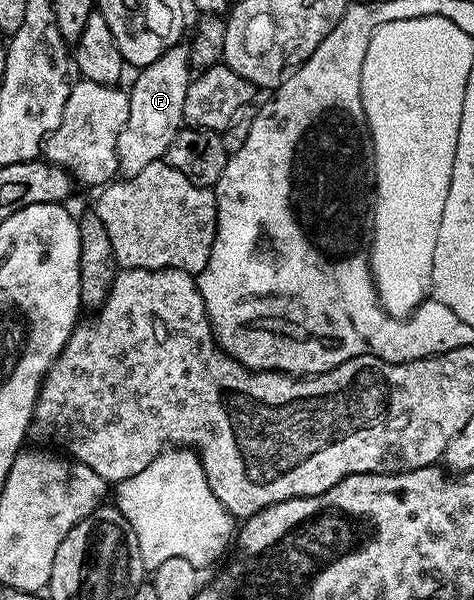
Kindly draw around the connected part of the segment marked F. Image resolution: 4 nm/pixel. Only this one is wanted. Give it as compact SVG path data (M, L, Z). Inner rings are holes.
M184 43L176 44L155 62L140 69L128 89L129 113L125 128L119 130L117 143L117 171L128 178L162 159L171 146L175 134L183 127L183 98L187 98L187 86L191 79L190 49Z

